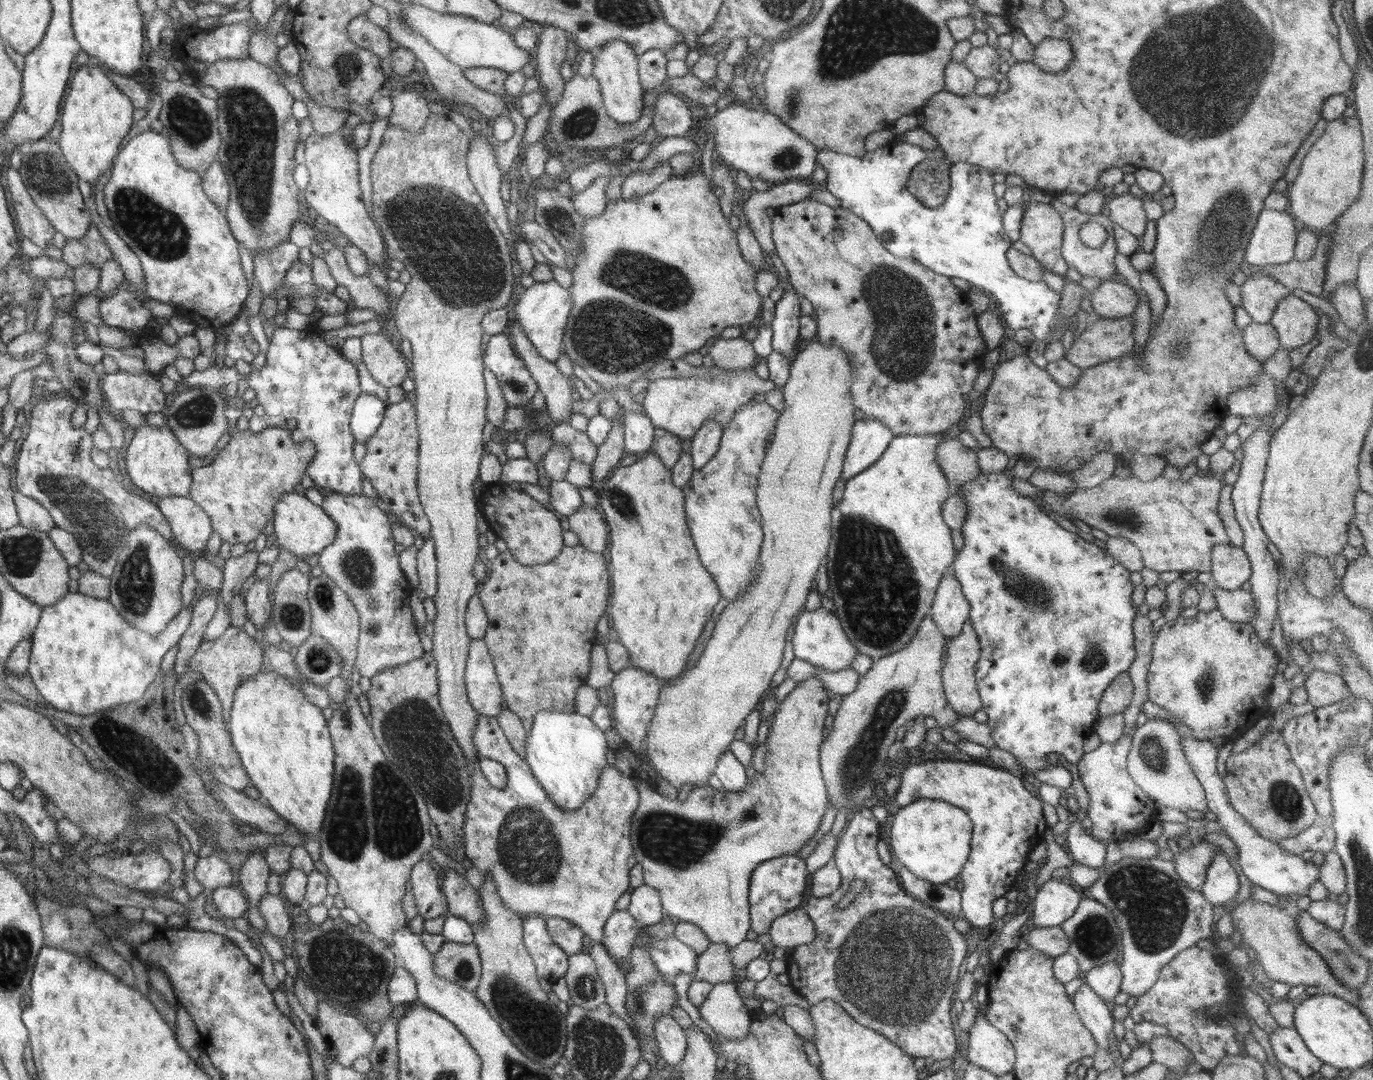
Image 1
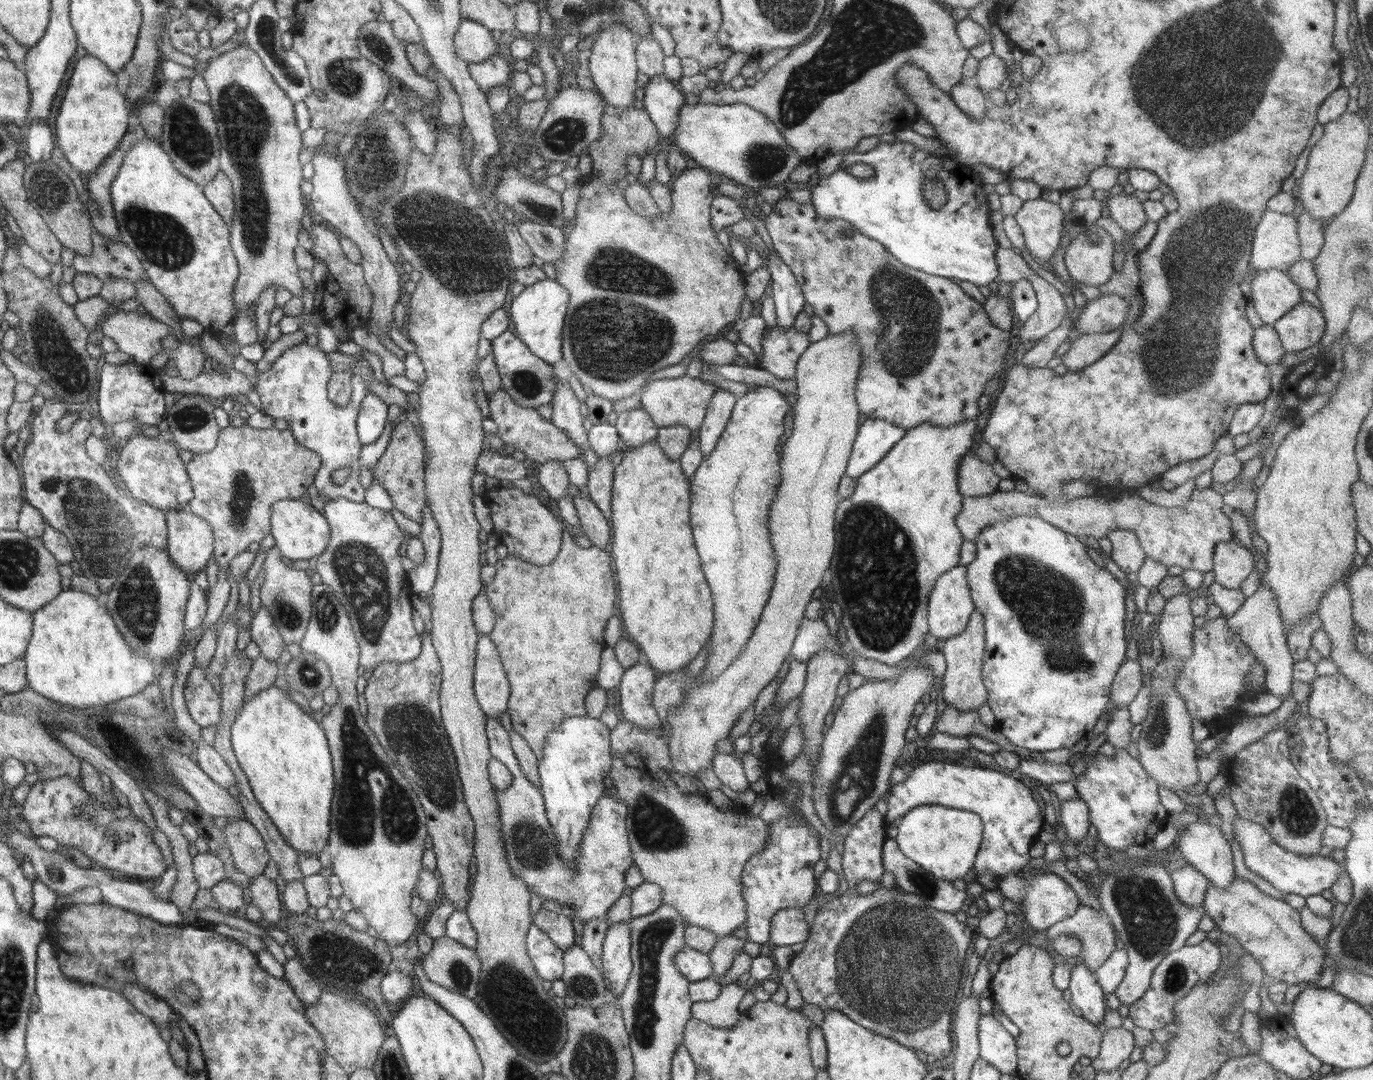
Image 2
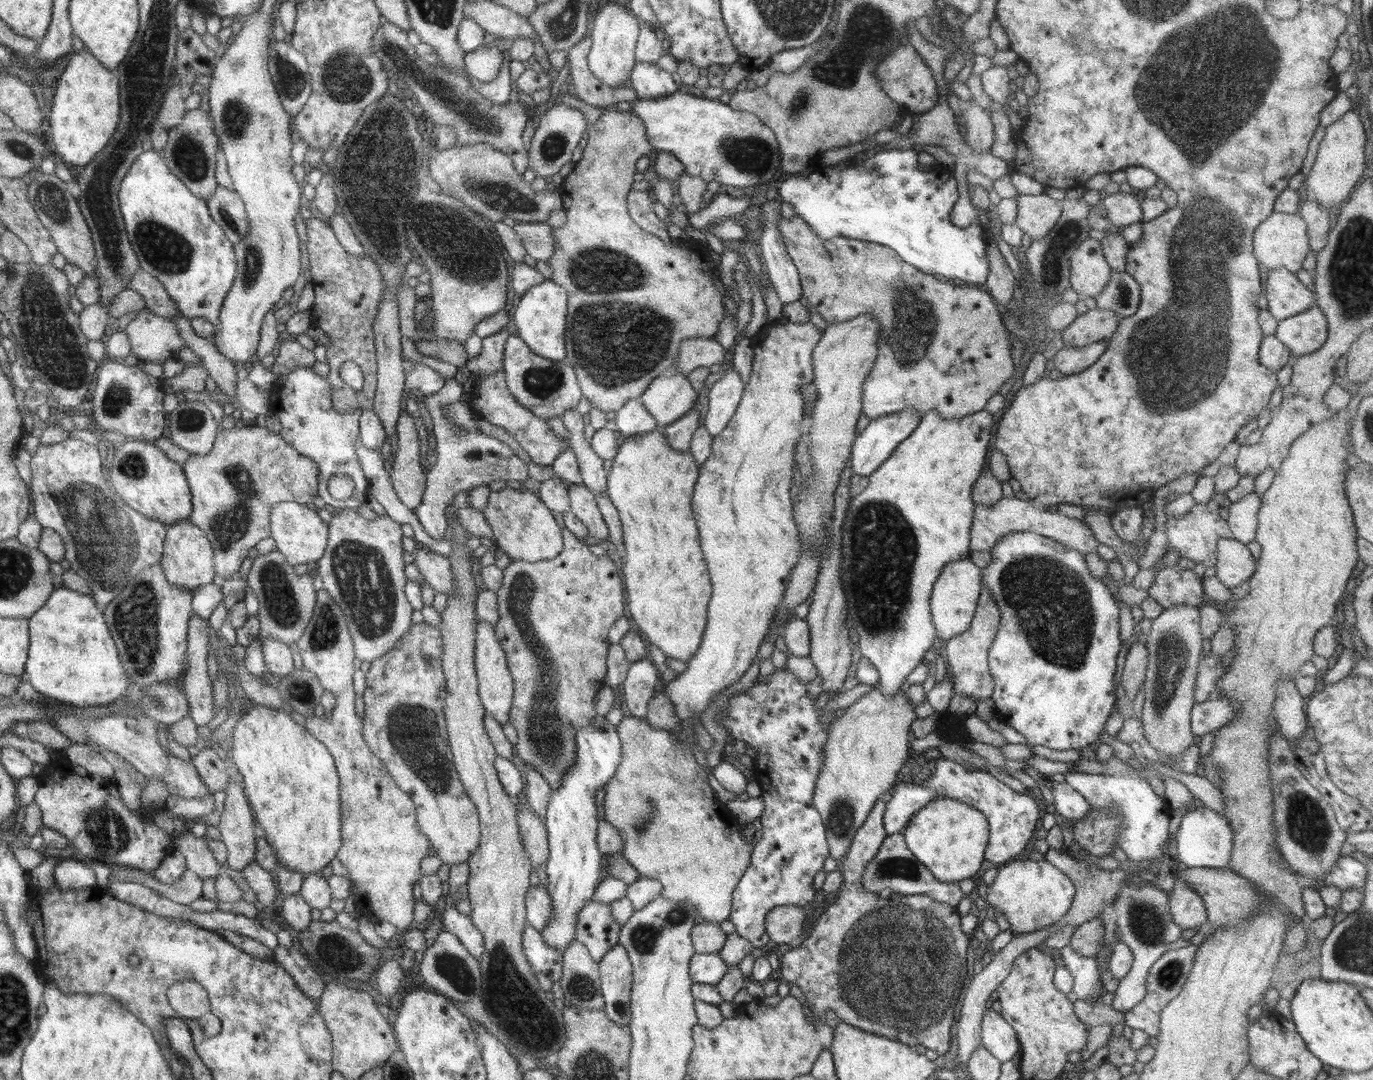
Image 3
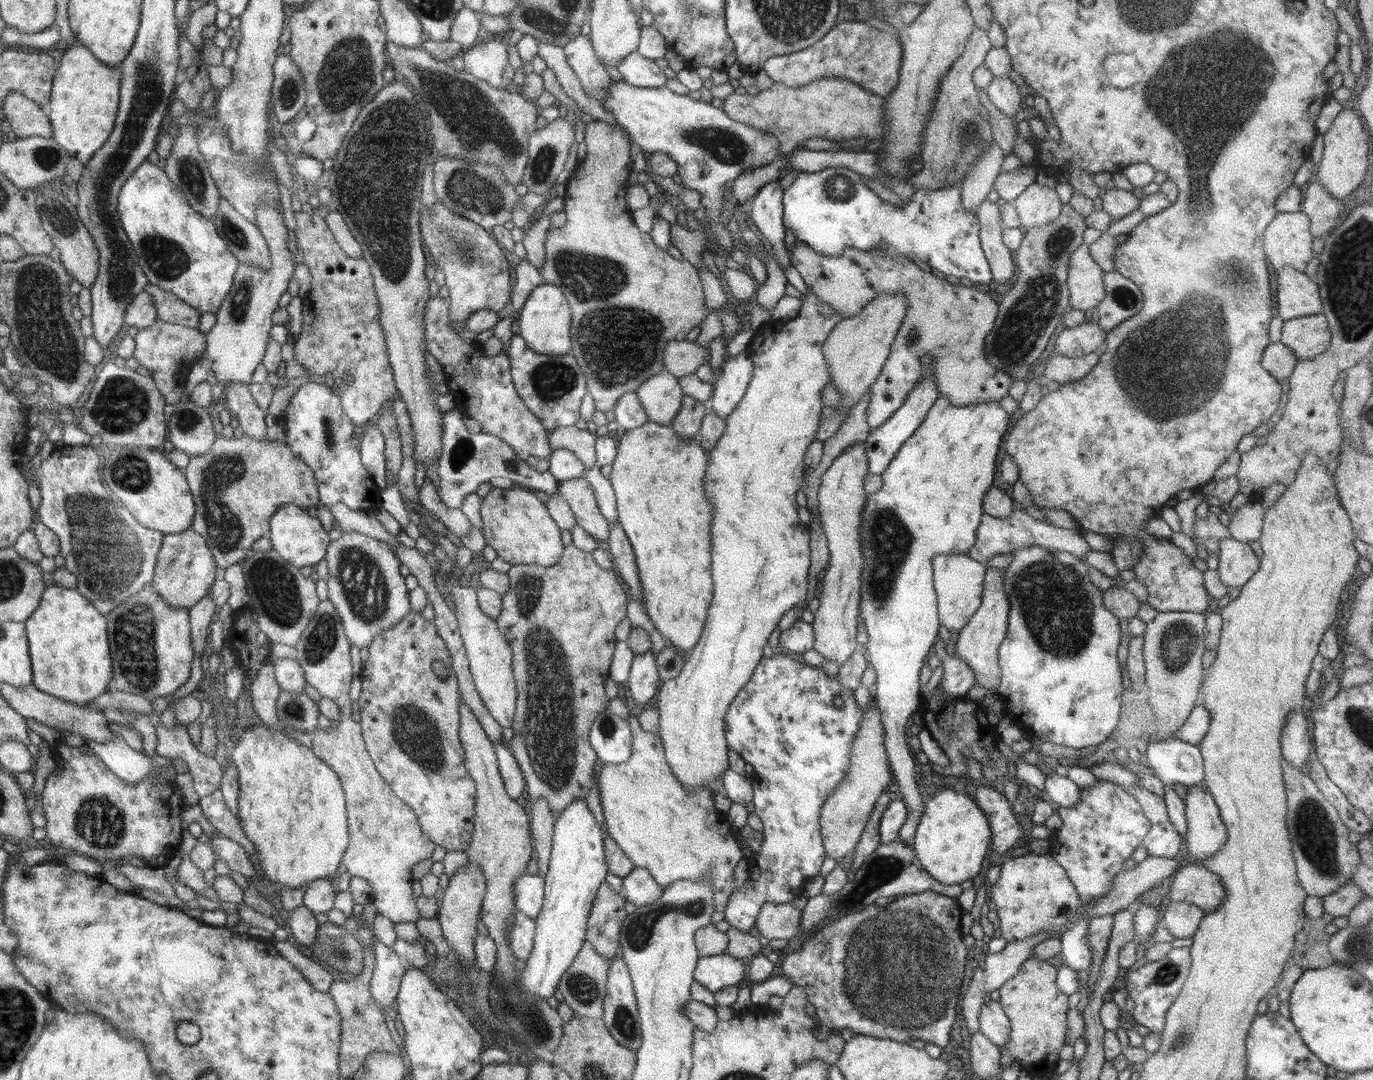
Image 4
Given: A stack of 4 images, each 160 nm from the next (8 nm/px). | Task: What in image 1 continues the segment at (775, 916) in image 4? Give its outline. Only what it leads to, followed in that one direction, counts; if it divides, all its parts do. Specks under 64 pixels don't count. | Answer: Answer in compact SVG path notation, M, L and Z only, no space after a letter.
M796 908L777 916L769 930L771 946L780 948L794 948L801 944L810 944L814 940L816 931L813 920L804 909Z

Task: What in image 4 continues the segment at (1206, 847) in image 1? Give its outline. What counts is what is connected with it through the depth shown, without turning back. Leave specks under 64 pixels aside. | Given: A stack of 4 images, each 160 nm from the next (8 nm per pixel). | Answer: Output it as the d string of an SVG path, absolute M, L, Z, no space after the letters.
M1171 901L1171 903L1165 908L1162 918L1160 916L1159 925L1163 928L1167 928L1168 932L1170 932L1175 938L1190 938L1196 932L1204 915L1205 912L1195 904Z

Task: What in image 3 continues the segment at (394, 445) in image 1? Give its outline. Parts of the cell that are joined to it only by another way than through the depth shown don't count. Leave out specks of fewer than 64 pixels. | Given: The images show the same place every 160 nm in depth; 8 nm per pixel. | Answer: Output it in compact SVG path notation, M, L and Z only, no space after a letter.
M402 408L397 421L398 452L390 459L388 475L395 493L410 510L420 506L427 487L426 471L420 465L420 445L414 419Z

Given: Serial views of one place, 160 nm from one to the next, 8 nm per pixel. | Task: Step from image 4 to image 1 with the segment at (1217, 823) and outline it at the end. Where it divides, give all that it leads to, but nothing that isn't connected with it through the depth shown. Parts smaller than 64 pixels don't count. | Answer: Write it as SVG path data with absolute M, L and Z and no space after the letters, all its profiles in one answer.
M1224 851L1212 857L1200 892L1213 906L1226 906L1238 894L1239 879Z

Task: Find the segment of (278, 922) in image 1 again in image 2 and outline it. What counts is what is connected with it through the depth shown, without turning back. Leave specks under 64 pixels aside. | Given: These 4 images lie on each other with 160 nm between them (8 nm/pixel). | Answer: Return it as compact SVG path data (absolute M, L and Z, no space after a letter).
M263 874L249 881L251 904L258 906L263 918L275 926L276 922L280 920L280 914L282 914L275 881L266 878Z

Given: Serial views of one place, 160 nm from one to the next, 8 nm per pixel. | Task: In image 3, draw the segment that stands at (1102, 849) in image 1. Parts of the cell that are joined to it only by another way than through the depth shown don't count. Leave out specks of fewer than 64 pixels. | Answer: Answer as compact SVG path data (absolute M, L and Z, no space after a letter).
M1066 781L1054 782L1052 786L1056 815L1062 822L1069 824L1089 815L1089 802Z

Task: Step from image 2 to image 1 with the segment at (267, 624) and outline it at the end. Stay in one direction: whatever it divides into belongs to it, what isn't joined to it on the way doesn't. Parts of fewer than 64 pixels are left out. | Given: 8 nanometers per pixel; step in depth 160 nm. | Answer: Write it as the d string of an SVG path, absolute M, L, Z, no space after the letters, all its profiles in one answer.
M263 579L262 581L256 581L246 592L245 603L248 619L260 631L266 628L266 623L270 619L270 611L273 610L271 591L268 579Z

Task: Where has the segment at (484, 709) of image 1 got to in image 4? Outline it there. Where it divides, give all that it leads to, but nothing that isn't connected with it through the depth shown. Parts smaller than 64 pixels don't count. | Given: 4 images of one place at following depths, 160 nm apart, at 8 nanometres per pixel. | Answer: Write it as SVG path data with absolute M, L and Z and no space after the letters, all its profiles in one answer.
M449 574L442 577L456 605L455 616L476 691L494 720L497 720L503 729L510 728L517 701L516 684L512 672L512 650L500 634L497 623L480 610L476 590L472 587L462 587Z

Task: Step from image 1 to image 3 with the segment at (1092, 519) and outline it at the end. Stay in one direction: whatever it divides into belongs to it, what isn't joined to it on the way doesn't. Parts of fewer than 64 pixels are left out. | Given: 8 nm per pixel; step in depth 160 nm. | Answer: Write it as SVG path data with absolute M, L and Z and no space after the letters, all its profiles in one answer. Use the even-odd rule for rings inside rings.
M1024 496L1002 497L994 506L975 503L973 509L970 550L990 551L1005 536L1021 530L1035 532L1046 538L1057 540L1064 546L1069 546L1072 550L1077 550L1084 555L1097 550L1099 545L1090 527L1083 520L1064 516L1055 508L1041 507ZM1209 500L1206 504L1195 504L1184 516L1176 518L1167 514L1166 534L1168 534L1168 551L1174 551L1180 557L1193 560L1196 564L1206 567L1215 566L1217 563L1217 542L1220 539L1233 538L1229 524L1220 517L1221 504Z

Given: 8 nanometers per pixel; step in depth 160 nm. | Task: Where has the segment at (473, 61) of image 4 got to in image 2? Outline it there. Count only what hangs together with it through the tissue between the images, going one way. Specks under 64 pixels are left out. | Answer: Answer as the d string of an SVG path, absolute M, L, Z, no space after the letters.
M492 55L489 59L467 64L470 76L485 94L494 87L506 86L510 78L510 66L501 55Z

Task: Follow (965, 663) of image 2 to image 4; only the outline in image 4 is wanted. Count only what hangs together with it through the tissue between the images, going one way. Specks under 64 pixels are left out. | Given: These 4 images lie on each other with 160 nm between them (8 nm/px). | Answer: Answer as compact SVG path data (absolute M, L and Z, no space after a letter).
M986 567L983 581L981 605L968 620L968 624L960 630L956 642L956 654L972 667L976 680L974 686L994 691L1001 684L998 649L1006 637L1010 603L1004 588L1003 570Z

